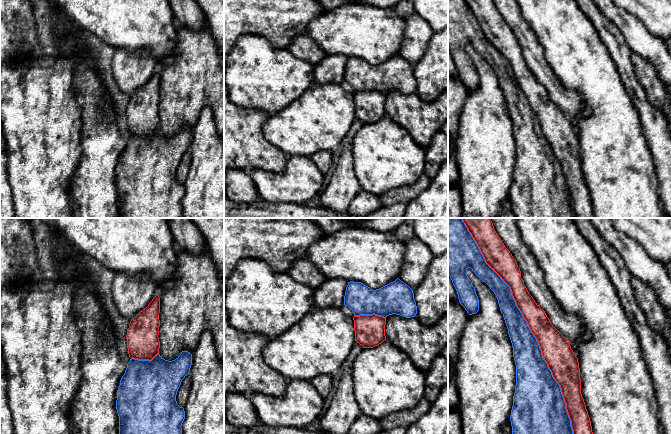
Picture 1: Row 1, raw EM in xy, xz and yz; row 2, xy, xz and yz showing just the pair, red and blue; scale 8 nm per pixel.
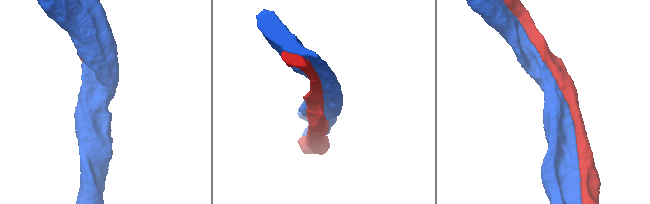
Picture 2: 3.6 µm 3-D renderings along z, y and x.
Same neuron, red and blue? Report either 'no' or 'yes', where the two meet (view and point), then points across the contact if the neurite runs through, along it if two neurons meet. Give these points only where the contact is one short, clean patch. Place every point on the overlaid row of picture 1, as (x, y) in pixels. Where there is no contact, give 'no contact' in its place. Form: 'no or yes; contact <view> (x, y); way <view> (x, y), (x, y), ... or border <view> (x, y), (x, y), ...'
yes; contact yz (528, 325)

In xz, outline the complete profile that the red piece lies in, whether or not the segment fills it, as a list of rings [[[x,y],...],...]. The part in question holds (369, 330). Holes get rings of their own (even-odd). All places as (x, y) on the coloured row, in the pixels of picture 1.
[[[397,278],[373,290],[361,282],[348,282],[344,305],[354,313],[355,341],[373,348],[386,340],[386,317],[392,314],[415,317],[417,306],[413,290]]]

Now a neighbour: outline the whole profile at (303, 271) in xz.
[[[306,257],[295,261],[285,273],[273,270],[263,260],[245,258],[227,278],[224,308],[235,329],[274,339],[299,322],[314,307],[314,291],[326,281],[327,277]]]

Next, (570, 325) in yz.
[[[490,218],[497,235],[516,260],[529,294],[543,309],[551,324],[570,342],[590,341],[592,334],[586,330],[581,318],[566,312],[555,299],[545,281],[543,270],[527,248],[517,225],[517,218]]]

